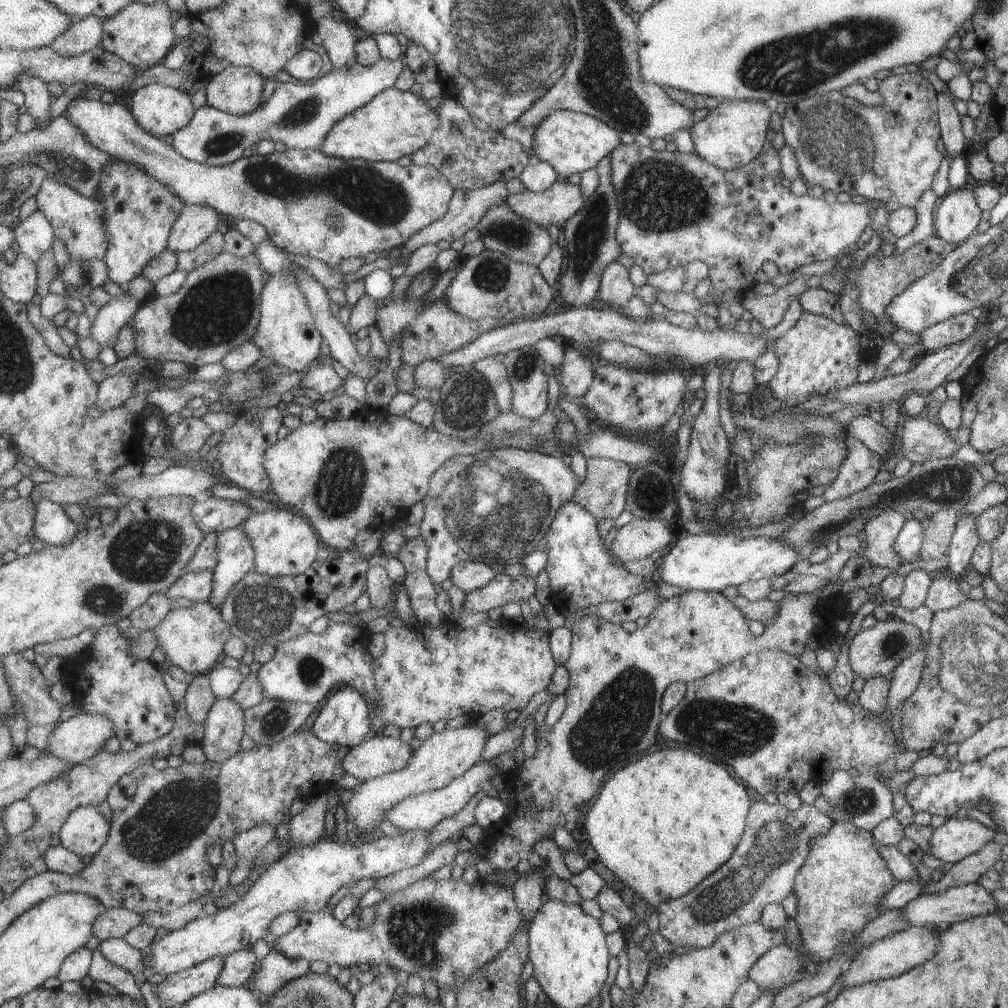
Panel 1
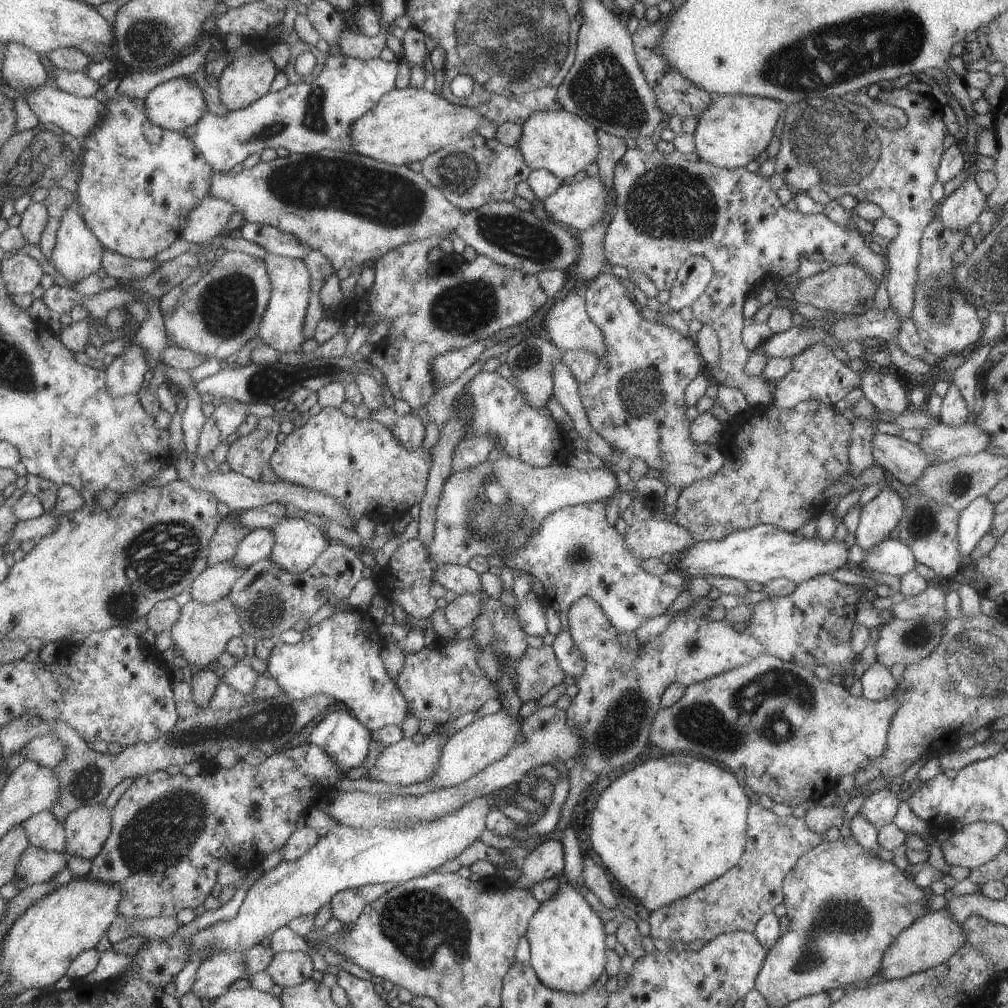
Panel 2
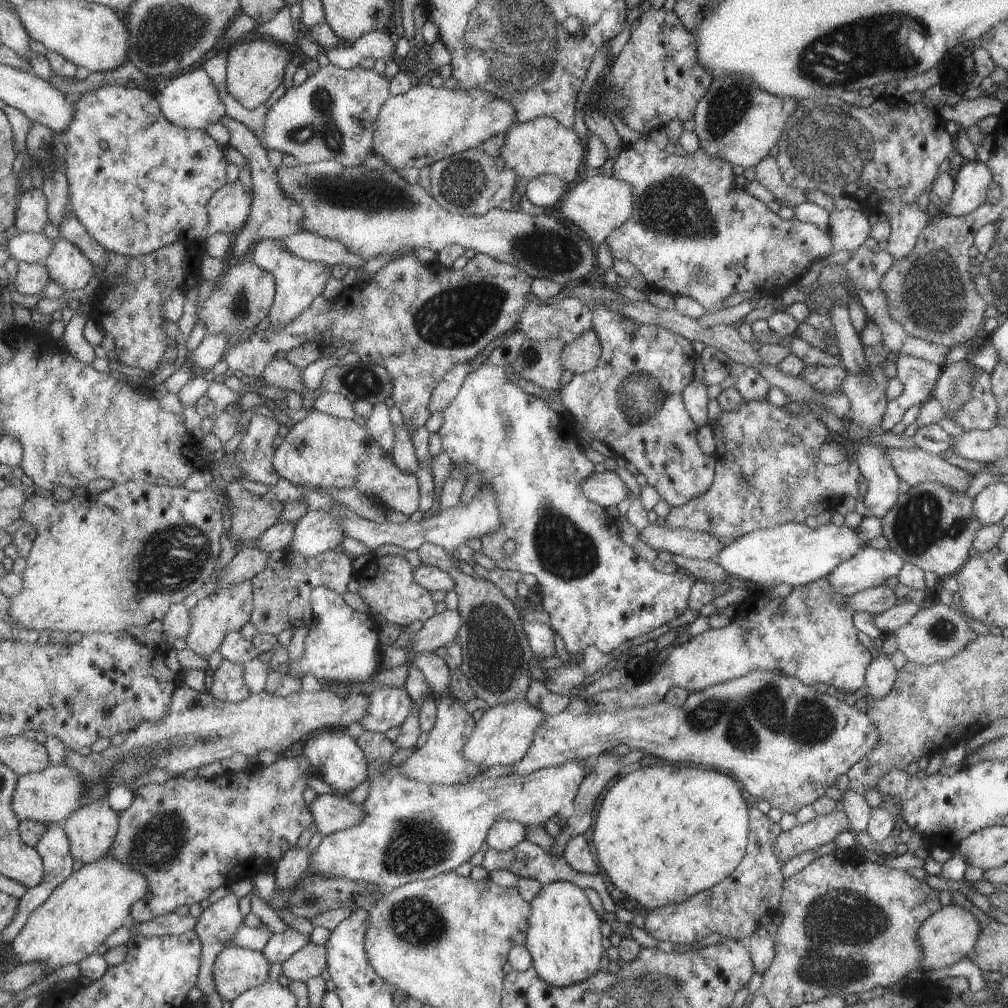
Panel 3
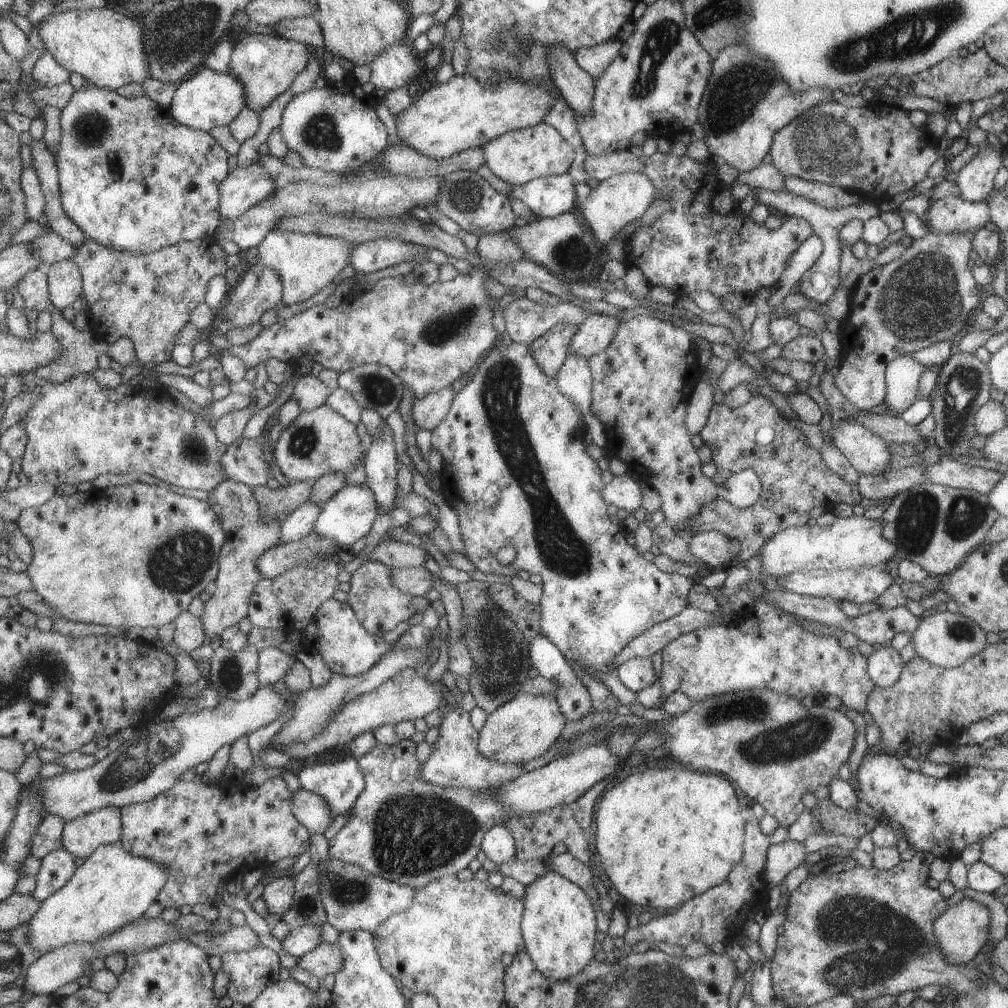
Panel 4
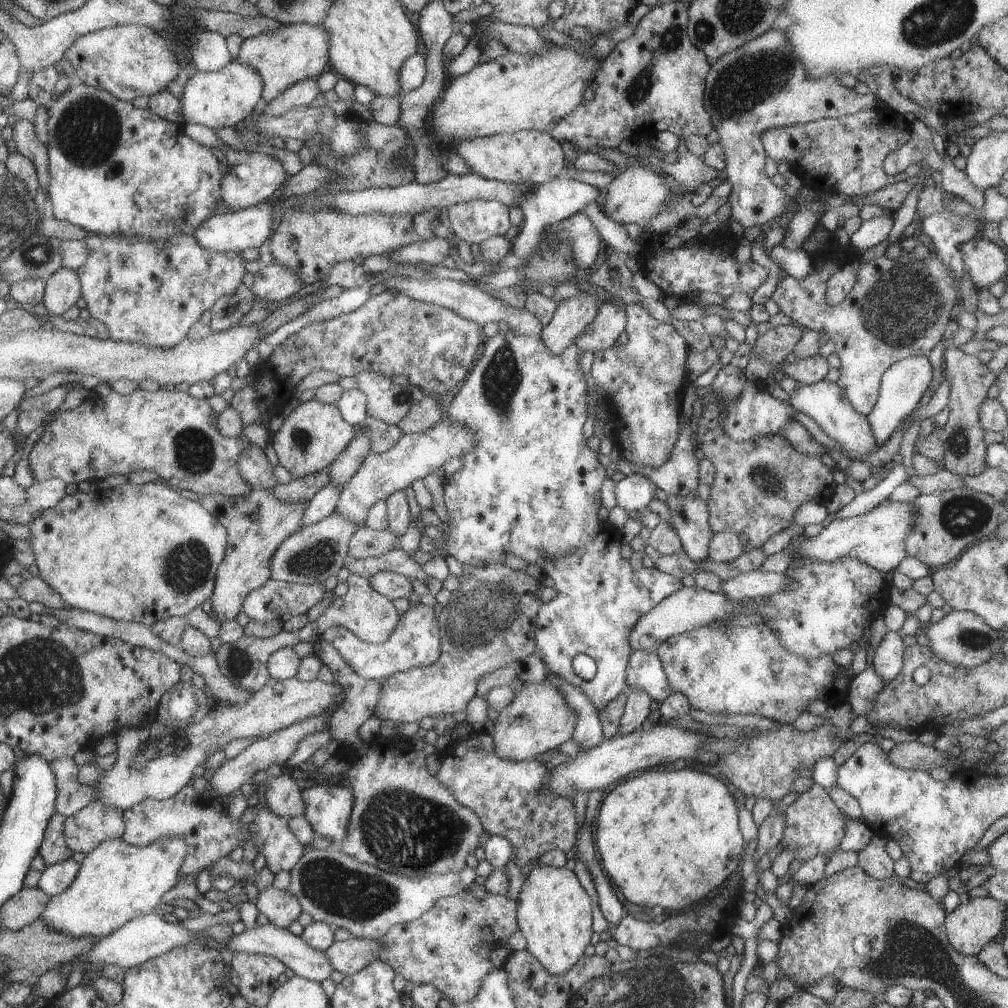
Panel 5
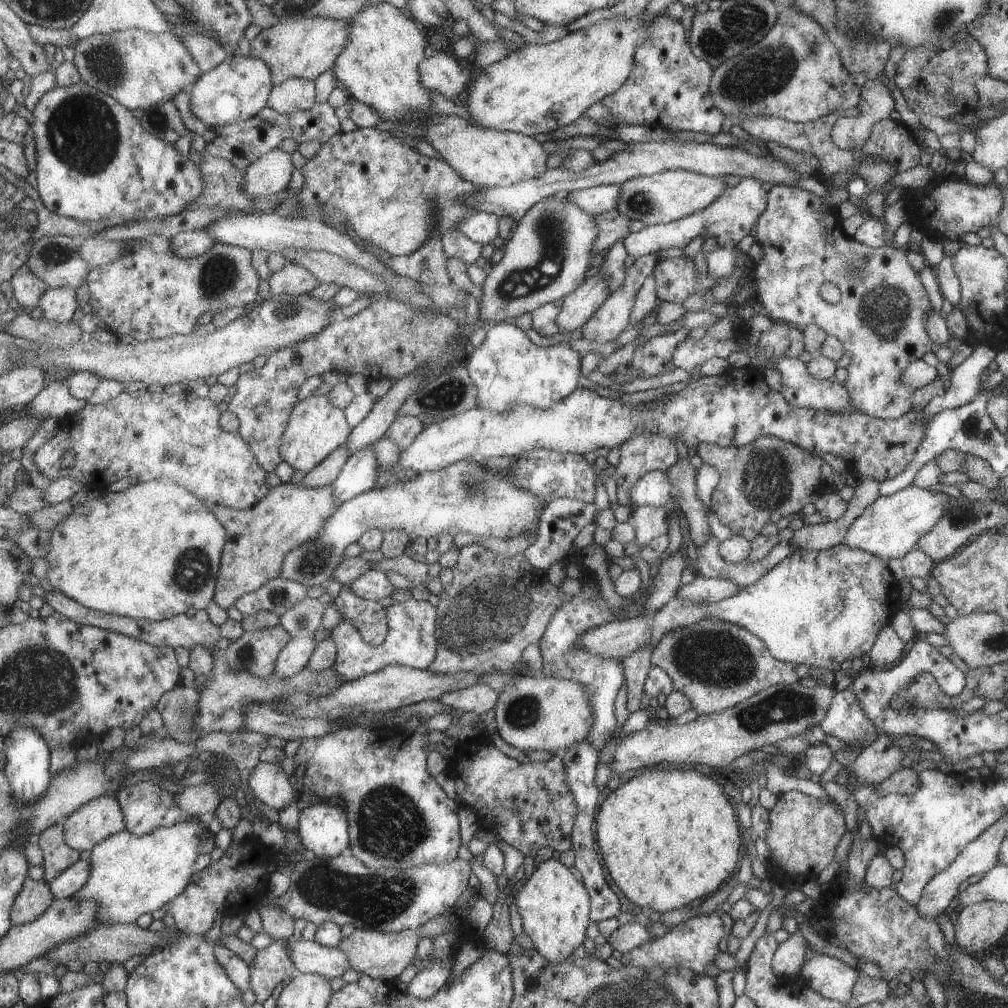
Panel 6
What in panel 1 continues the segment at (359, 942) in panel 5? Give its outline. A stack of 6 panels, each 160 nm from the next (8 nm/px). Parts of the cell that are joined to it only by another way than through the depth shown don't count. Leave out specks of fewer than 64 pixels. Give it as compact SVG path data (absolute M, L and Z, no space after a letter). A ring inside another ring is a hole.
M271 949L259 960L252 974L253 979L249 978L244 986L256 993L264 992L271 996L281 985L291 979L302 977L307 971L309 971L308 960L301 957L299 960L292 959Z

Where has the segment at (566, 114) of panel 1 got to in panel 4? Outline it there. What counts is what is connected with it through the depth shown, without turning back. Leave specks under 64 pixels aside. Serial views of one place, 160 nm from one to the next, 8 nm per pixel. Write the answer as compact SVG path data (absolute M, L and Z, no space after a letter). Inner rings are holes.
M541 122L532 127L507 131L479 147L484 164L489 170L511 186L522 185L537 177L548 177L566 173L574 158L574 148L562 139L551 125Z

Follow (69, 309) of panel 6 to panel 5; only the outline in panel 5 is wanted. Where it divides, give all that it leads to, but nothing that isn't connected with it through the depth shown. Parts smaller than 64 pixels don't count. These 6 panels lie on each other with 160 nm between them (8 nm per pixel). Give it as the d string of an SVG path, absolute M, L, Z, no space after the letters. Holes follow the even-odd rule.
M63 267L49 278L43 305L51 315L63 316L79 298L82 298L82 280L78 271Z

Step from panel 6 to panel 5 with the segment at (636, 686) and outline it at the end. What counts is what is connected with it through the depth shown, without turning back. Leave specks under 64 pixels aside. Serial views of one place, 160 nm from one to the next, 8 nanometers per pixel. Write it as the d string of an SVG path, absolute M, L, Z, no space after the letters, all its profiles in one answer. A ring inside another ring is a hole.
M626 690L626 703L620 717L619 734L615 736L620 737L646 726L646 717L653 707L653 700L644 690Z

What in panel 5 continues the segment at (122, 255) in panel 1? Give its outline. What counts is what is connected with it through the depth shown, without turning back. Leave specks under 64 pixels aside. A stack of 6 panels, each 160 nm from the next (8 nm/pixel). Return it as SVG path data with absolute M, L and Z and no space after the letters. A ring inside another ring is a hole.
M74 82L67 92L48 106L50 173L51 182L48 186L48 198L53 204L53 213L57 219L83 228L89 234L97 235L125 235L126 237L145 237L150 241L170 239L171 235L191 235L207 218L210 218L214 208L221 198L221 184L223 170L219 161L209 152L205 145L199 145L183 134L183 124L175 124L161 118L151 108L135 108L133 104L121 100L108 90L92 87L83 82Z

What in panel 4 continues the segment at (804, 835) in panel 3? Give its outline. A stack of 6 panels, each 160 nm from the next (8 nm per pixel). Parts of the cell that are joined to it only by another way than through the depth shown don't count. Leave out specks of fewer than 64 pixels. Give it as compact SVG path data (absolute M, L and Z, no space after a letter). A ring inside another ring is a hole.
M786 838L783 842L773 844L766 851L766 866L764 876L768 888L780 884L785 875L803 862L804 856L802 842Z

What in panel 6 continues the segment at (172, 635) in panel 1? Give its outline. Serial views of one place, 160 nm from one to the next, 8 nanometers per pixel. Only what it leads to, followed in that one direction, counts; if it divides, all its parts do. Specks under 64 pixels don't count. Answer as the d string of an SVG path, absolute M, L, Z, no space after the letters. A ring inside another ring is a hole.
M289 482L270 487L258 503L243 510L204 502L218 517L228 536L218 568L215 604L226 610L243 595L261 587L269 579L279 577L286 554L315 539L322 531L326 518L333 515L341 504L334 499L333 492L331 485L309 488Z

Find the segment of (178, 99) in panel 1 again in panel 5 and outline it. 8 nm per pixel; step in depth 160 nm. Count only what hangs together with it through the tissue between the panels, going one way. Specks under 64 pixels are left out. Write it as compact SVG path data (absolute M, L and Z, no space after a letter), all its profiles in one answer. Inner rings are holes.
M231 60L216 71L197 71L185 84L180 96L184 123L199 123L219 130L234 127L259 109L262 94L262 77L250 66Z

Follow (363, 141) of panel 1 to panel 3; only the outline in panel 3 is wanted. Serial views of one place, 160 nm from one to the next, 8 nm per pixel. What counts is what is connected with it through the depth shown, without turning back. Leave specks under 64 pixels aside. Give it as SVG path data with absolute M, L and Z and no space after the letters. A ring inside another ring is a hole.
M415 82L407 92L396 96L391 95L382 105L378 119L375 120L373 151L394 170L410 167L420 169L430 166L437 160L442 160L443 156L458 155L459 152L467 151L467 148L481 145L485 140L491 139L491 136L499 135L499 132L506 133L515 123L516 115L514 105L510 101L489 96L480 88L463 92L457 87L448 90Z

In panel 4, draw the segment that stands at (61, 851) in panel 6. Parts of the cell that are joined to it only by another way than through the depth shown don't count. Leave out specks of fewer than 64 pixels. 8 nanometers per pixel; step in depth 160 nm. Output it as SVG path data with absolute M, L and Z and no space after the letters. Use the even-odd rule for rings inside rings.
M47 815L39 825L32 845L32 855L44 859L50 852L64 848L66 820L57 815Z

